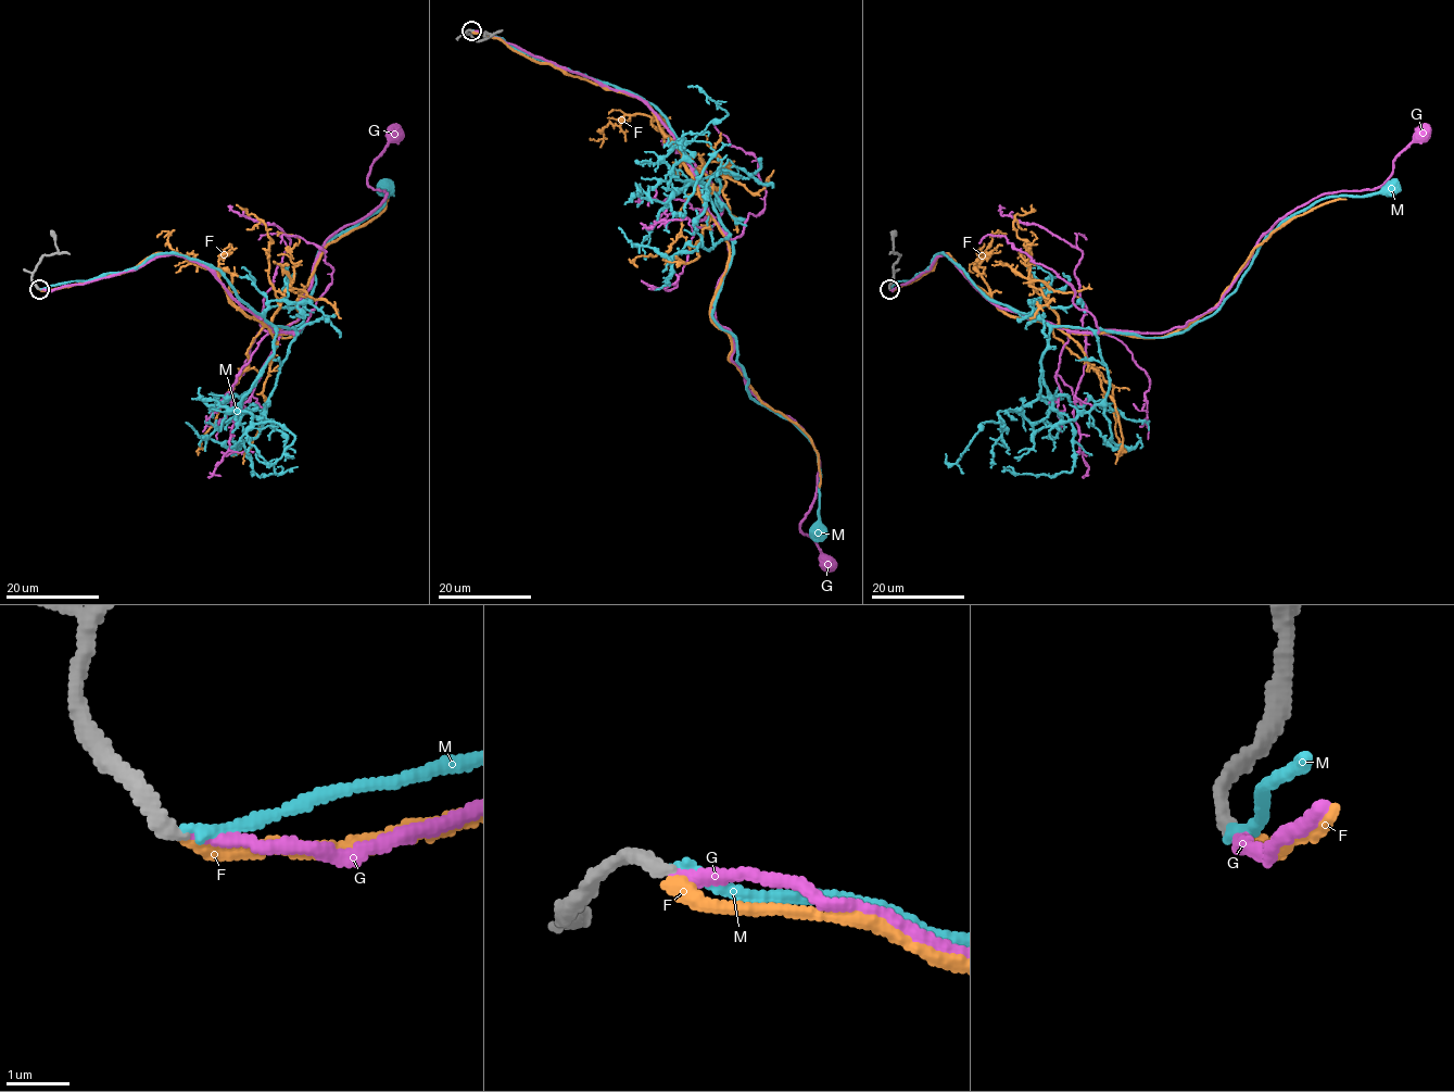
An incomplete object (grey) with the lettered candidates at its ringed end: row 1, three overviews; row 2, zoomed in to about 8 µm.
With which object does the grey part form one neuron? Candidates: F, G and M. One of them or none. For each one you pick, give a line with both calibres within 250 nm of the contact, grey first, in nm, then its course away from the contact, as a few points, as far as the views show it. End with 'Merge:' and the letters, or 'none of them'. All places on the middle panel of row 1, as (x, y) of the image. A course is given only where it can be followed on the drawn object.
F: calibres 240 and 240 nm; course (471, 30), (649, 107), (728, 242), (710, 317), (728, 334), (729, 359), (807, 435), (819, 487)
Merge: F

